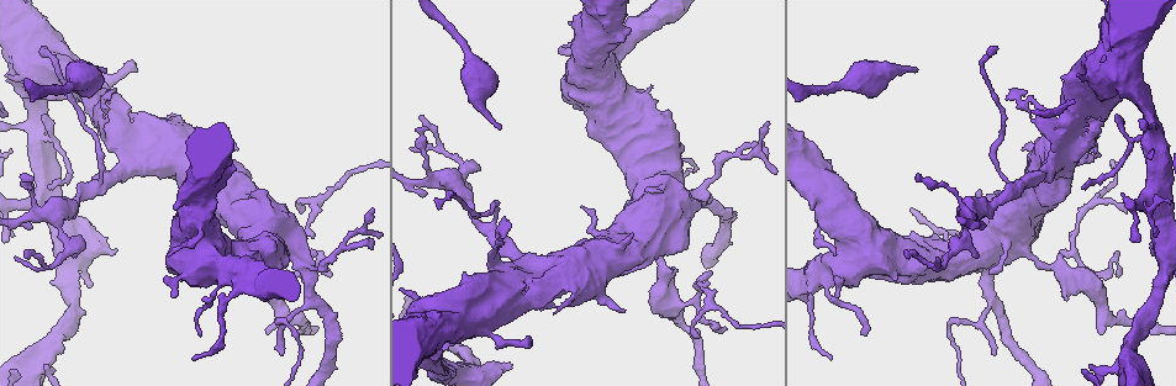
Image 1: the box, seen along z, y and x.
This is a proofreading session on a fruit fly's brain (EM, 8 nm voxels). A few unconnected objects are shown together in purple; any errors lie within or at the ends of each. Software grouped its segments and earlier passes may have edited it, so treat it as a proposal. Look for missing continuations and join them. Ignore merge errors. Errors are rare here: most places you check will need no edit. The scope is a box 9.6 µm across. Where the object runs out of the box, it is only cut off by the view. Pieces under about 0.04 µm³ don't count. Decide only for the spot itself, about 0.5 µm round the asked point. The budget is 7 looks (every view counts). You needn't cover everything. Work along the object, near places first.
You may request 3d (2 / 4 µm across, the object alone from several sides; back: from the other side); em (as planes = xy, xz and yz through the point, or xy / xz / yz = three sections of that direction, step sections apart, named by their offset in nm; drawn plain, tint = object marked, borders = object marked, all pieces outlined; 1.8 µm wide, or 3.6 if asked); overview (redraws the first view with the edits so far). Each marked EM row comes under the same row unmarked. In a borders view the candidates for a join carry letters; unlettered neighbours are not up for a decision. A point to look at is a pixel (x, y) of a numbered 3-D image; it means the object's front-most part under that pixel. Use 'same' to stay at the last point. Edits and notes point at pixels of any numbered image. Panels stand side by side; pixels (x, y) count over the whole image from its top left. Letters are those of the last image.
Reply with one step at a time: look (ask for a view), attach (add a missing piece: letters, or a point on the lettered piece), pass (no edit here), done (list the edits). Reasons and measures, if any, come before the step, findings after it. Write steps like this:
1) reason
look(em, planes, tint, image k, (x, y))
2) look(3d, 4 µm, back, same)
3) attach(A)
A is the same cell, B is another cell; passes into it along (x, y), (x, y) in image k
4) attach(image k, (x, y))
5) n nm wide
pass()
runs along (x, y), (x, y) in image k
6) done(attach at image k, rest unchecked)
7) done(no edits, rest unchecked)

branch stops here
look(3d, 2 µm, image 1, (47, 188))

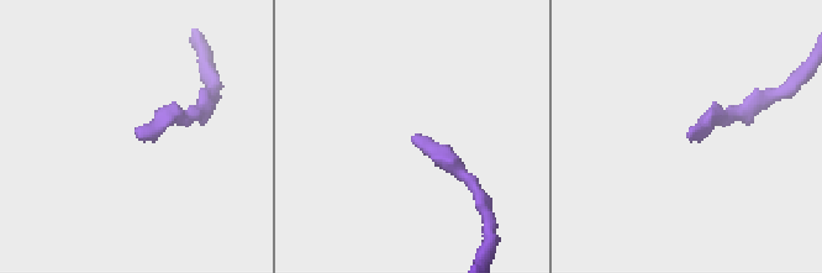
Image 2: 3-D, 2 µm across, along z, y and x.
look(em, xz, step 4, borders, image 2, (140, 137))

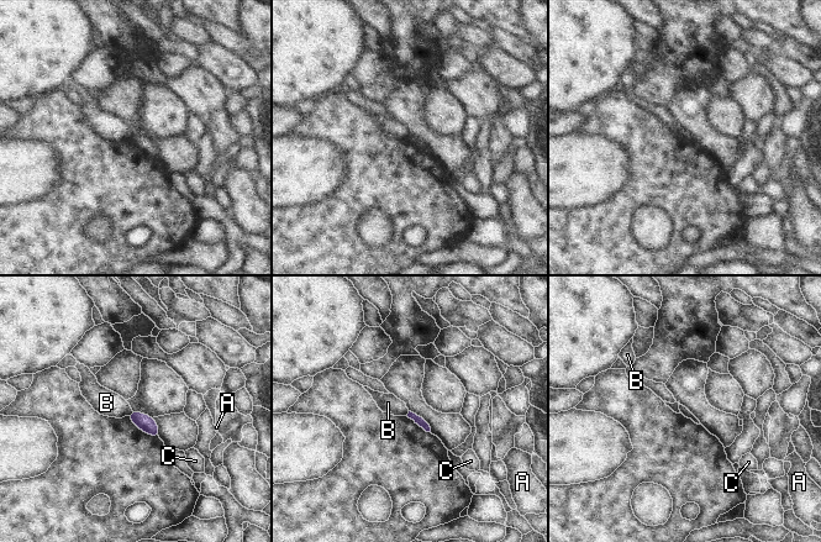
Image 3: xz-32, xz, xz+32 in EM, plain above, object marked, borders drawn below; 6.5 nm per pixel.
pass()
A, B and C are other cells; border along (132, 411), (127, 415) in image 3; none of them fits

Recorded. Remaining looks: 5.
an open end
look(3d, 2 µm, image 1, (501, 127))

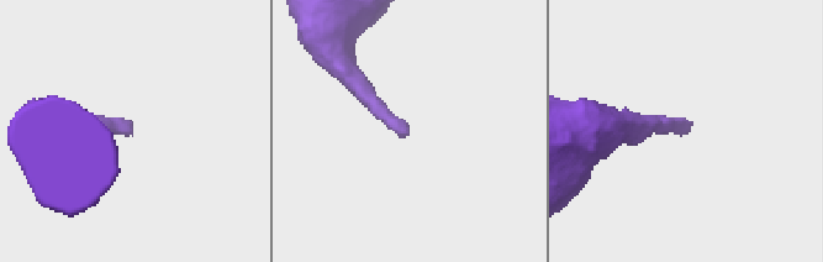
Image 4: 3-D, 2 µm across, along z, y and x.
look(em, planes, tint, image 4, (132, 131))

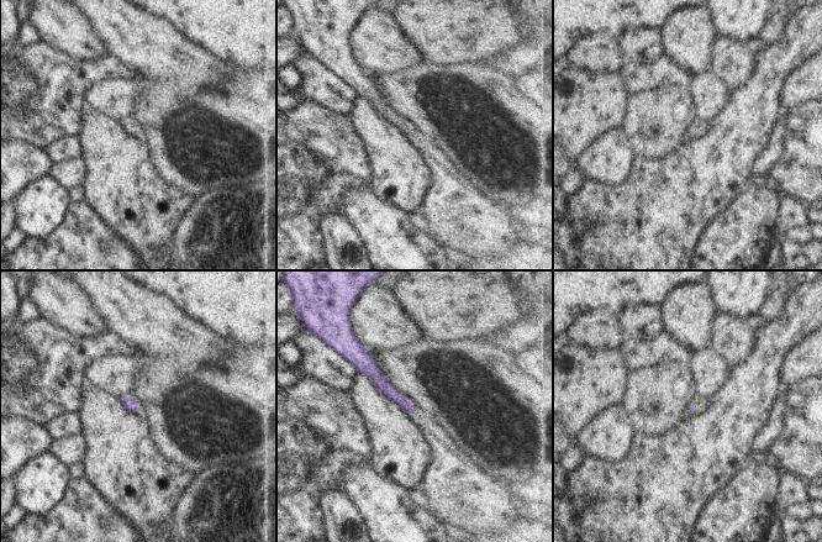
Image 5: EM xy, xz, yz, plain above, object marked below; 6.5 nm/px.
look(em, planes, borders, same)

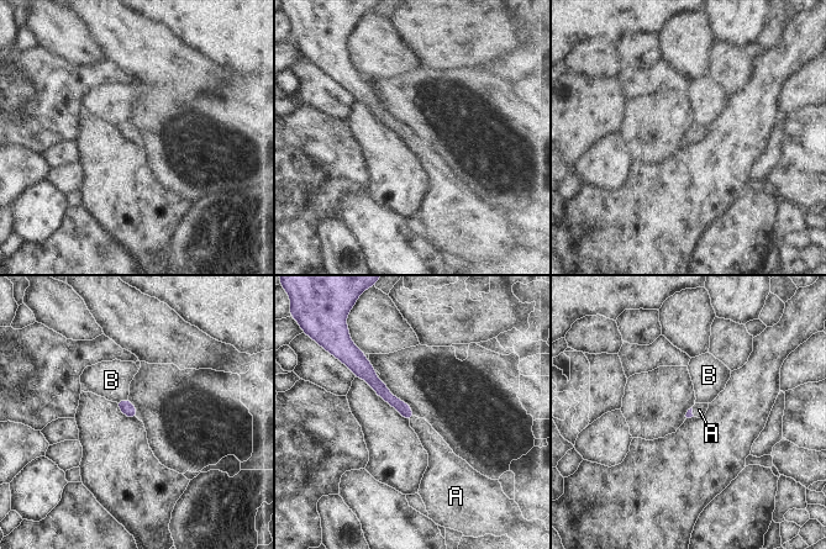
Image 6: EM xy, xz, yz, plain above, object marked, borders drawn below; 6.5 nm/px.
B touches over 80 nm
attach(A)
A is the same cell, B is another cell; it goes on there

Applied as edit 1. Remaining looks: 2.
closes a loop
look(em, planes, borders, image 1, (105, 114))

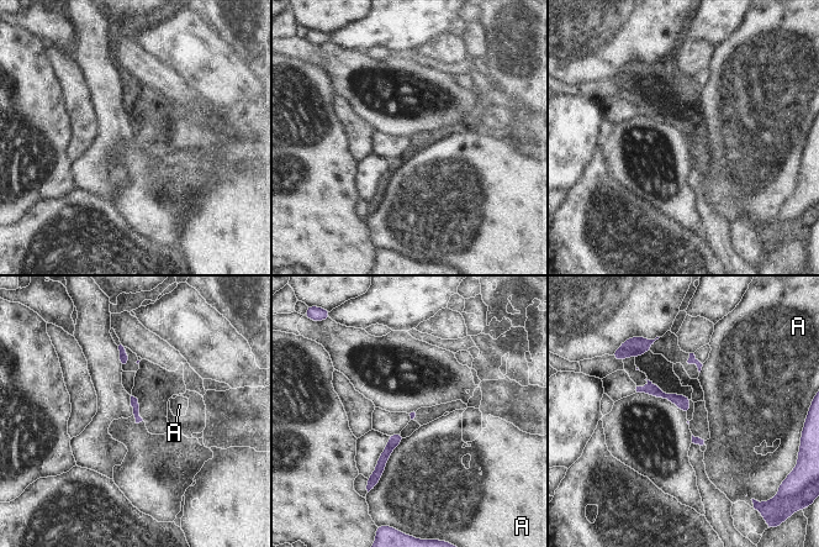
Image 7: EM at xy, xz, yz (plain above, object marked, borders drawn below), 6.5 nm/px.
A touches over 420 nm
pass()
A is another cell; border along (405, 438), (370, 490) in image 7; no lettered piece goes on from it

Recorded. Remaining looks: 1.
done(attach at image 6, rest unchecked)

